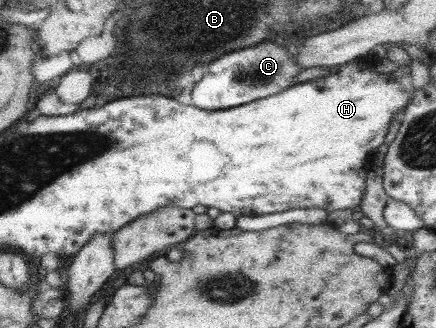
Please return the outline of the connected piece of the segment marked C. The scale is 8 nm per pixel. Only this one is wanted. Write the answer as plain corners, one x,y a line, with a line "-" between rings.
270,39
264,40
258,43
257,46
230,52
205,66
205,72
202,78
194,84
191,90
191,105
203,111
219,111
234,108
241,104
282,92
284,88
294,85
292,78
299,71
299,66
291,60
291,54
288,51
280,48
280,46
276,46
276,43

